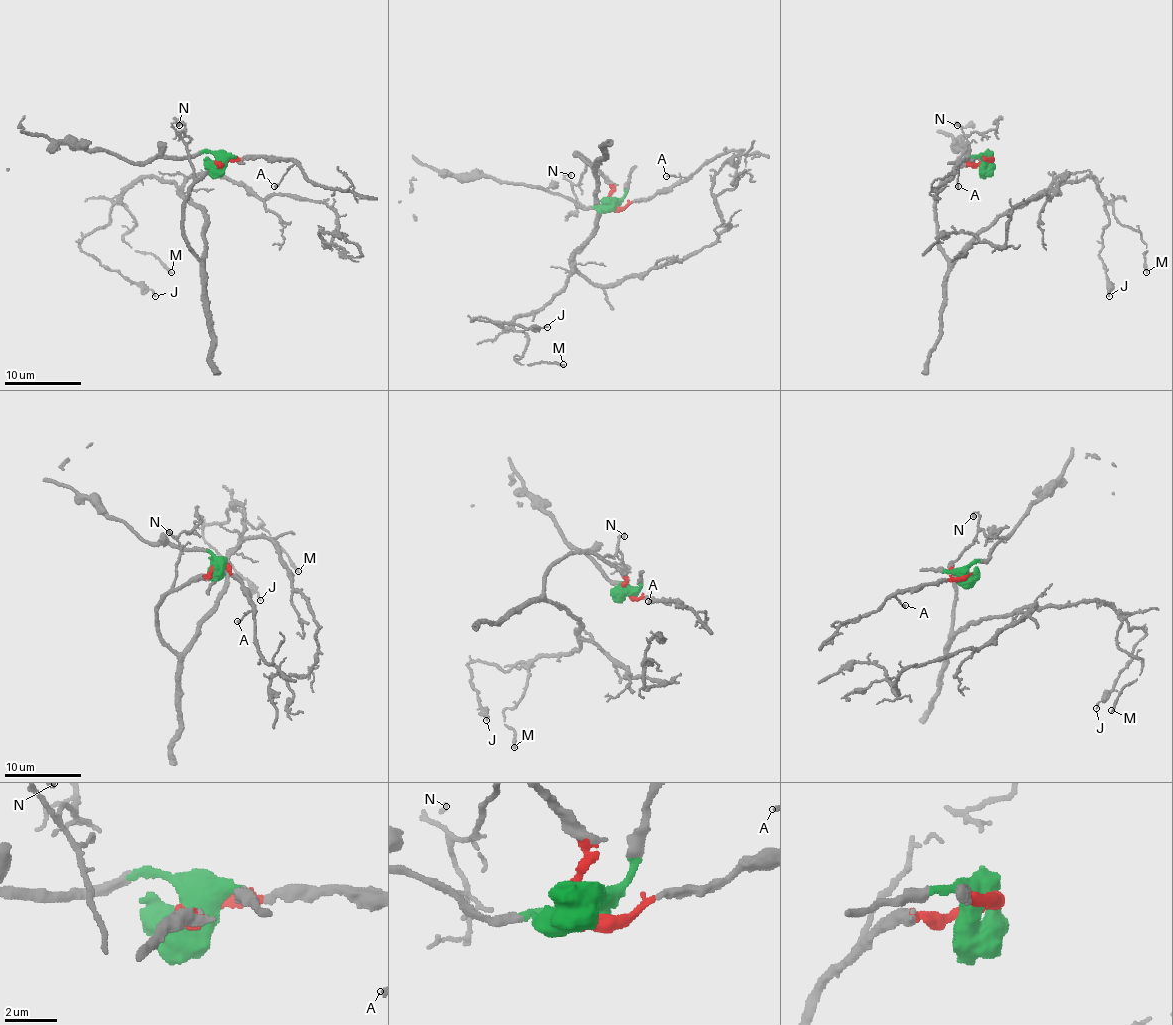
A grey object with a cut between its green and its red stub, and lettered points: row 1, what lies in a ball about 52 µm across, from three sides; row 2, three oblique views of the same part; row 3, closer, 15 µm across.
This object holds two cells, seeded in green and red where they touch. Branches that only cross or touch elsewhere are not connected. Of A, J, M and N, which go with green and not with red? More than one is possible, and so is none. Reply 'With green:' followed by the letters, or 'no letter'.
With green: no letter

